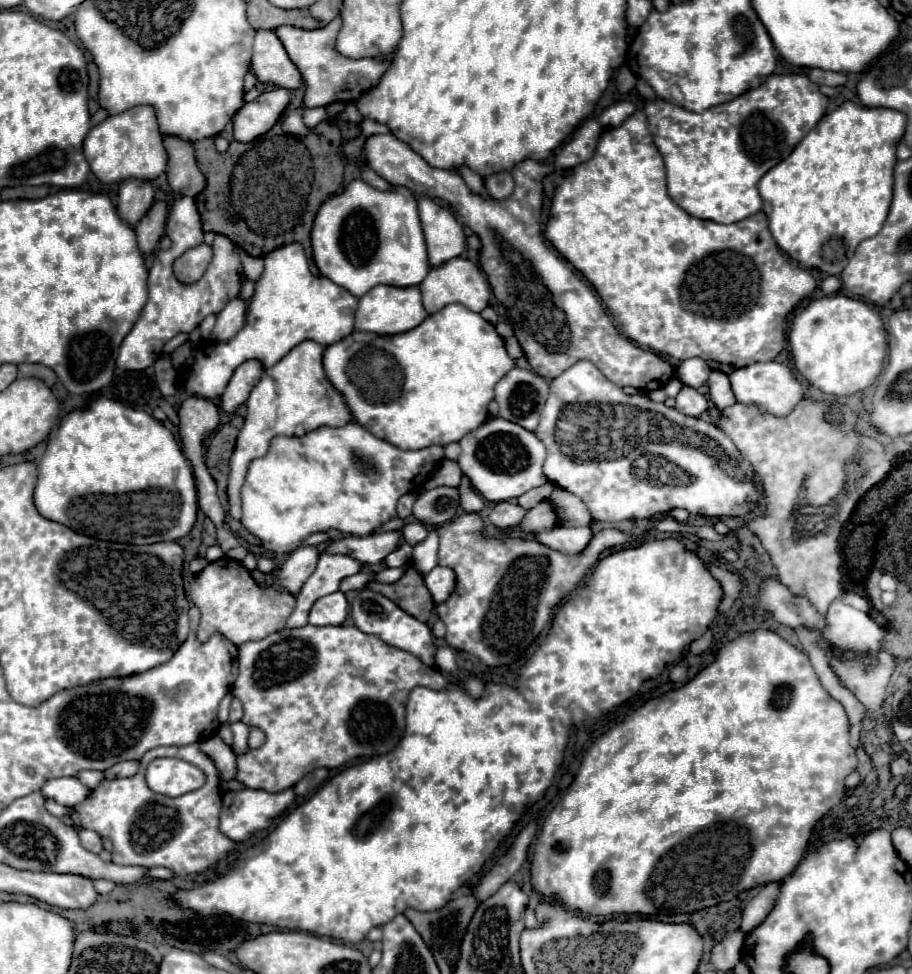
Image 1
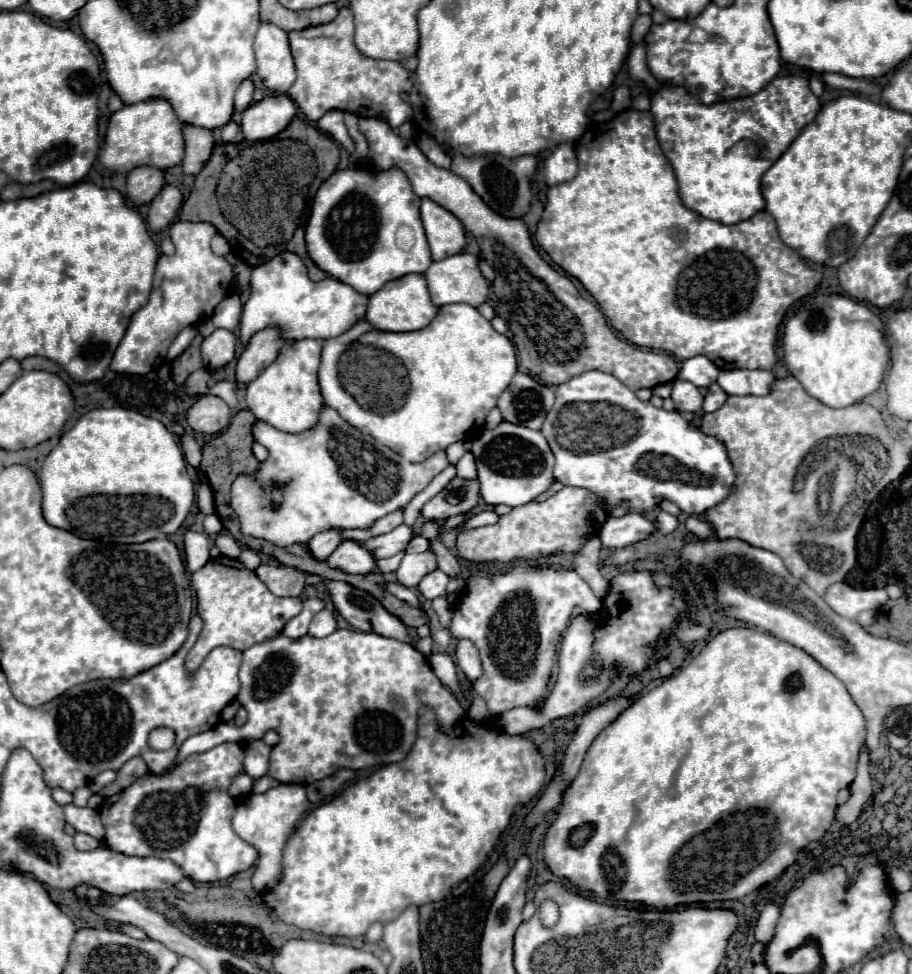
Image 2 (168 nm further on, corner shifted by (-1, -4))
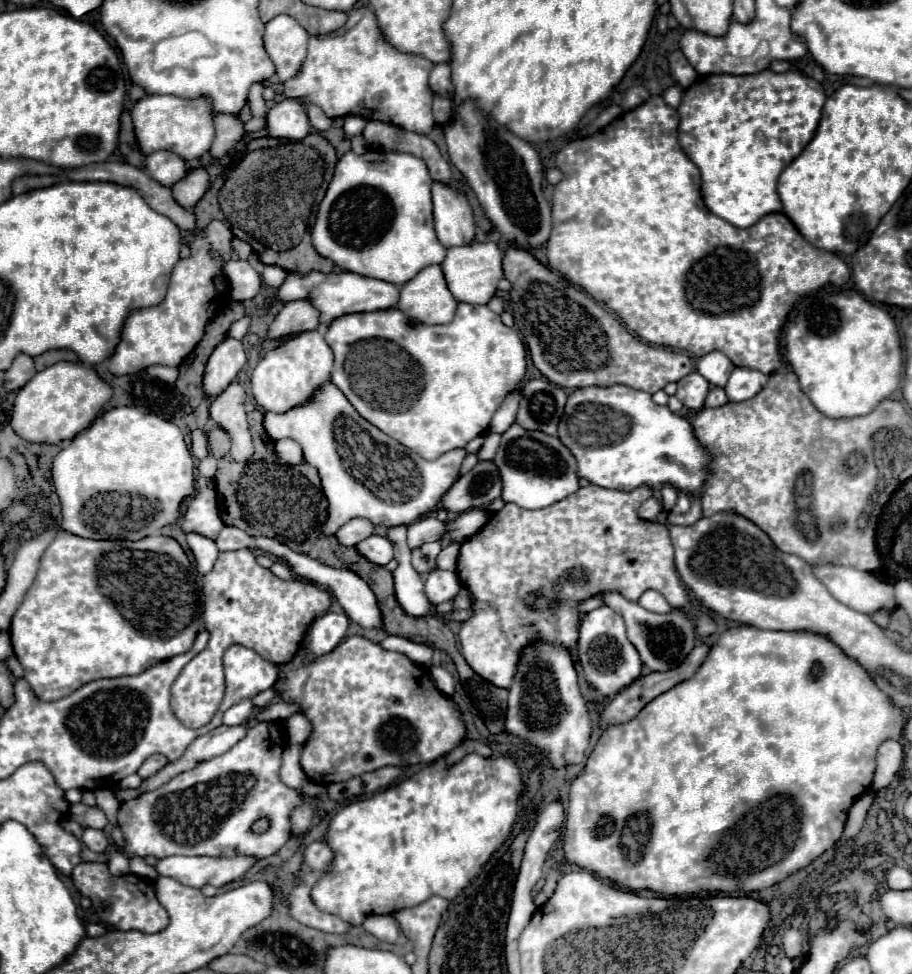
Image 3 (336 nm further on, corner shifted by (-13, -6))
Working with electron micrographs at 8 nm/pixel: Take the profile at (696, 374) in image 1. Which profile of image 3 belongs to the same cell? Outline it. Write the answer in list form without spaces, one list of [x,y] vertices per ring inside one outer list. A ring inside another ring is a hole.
[[[710,352],[702,356],[696,364],[696,370],[712,384],[712,386],[726,386],[726,380],[730,372],[734,370],[734,364],[722,354],[722,352]]]

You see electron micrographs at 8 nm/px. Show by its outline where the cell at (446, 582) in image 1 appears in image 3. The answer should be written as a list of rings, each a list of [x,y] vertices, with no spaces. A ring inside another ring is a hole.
[[[432,570],[426,576],[426,584],[424,584],[424,592],[428,596],[428,600],[436,606],[442,604],[450,598],[454,598],[460,590],[460,580],[456,576],[456,572],[446,572],[446,570]]]

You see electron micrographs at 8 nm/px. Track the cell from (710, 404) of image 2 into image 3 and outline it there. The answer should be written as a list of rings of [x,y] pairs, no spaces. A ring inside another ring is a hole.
[[[714,386],[714,388],[710,390],[710,394],[708,394],[704,406],[706,406],[706,408],[718,408],[718,406],[724,406],[724,404],[728,404],[728,402],[730,402],[730,400],[728,400],[724,388]]]

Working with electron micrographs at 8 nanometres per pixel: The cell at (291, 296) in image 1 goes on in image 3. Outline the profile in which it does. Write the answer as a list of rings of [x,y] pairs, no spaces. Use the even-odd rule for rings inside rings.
[[[296,270],[286,272],[286,278],[282,286],[266,300],[264,310],[272,308],[276,302],[288,304],[296,300],[310,300],[314,308],[320,314],[320,330],[324,332],[336,318],[342,318],[346,314],[360,314],[360,312],[374,312],[374,310],[388,310],[398,302],[398,286],[386,284],[382,280],[364,278],[352,272],[332,272],[332,274],[320,274],[320,272],[308,272],[300,274]]]

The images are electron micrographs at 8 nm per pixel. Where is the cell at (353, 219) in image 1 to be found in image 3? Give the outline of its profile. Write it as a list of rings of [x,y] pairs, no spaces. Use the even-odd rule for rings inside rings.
[[[370,150],[364,156],[356,156],[354,152],[346,152],[336,164],[334,178],[320,204],[316,224],[312,228],[316,252],[346,272],[384,280],[396,286],[402,286],[406,280],[414,278],[422,268],[442,264],[446,258],[446,248],[442,248],[434,232],[430,188],[432,180],[426,164],[410,154]]]

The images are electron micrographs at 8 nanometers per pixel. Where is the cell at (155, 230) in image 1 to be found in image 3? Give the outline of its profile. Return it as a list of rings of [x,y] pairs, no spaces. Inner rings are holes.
[[[196,168],[196,170],[190,170],[178,184],[174,184],[172,196],[182,208],[192,208],[204,196],[204,192],[208,190],[208,184],[210,184],[208,172],[204,168]]]

